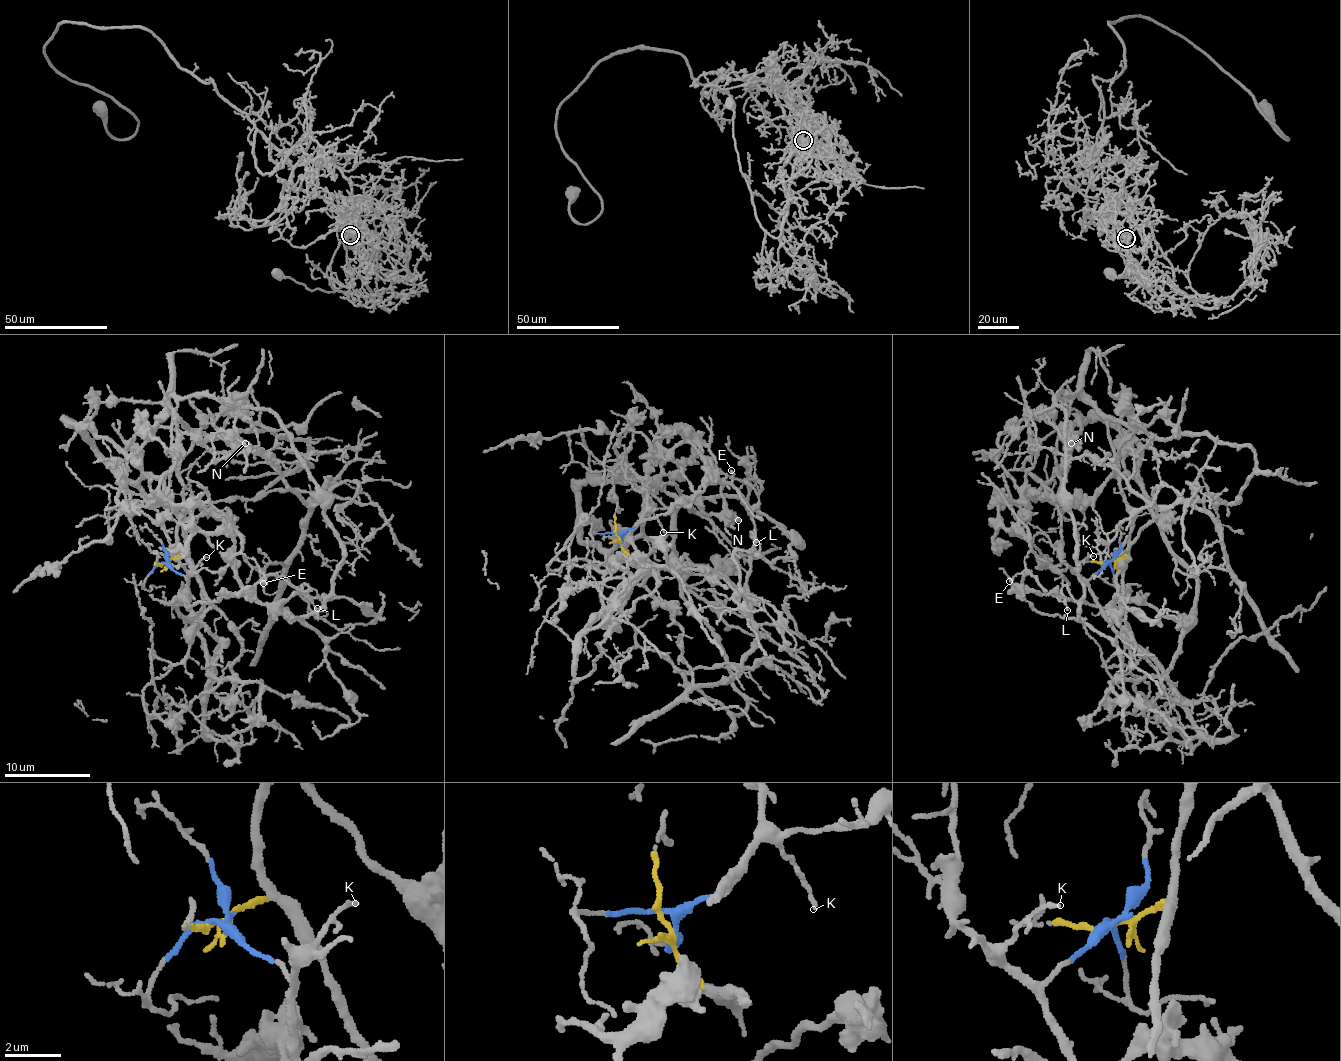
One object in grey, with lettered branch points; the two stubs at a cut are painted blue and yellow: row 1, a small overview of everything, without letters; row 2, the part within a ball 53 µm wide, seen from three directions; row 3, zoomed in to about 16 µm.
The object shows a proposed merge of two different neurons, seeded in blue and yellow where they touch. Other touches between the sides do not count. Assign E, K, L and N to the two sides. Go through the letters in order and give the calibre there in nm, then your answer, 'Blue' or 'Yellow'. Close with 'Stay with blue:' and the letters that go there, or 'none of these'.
E: Thickness 180 nm. Blue
K: Thickness 130 nm. Blue
L: Thickness 140 nm. Yellow
N: Thickness 500 nm. Yellow
Stay with blue: E, K

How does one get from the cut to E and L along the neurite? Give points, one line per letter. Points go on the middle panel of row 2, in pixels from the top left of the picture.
E: (620, 537), (634, 529), (640, 518), (665, 507), (682, 505), (703, 486), (729, 482), (734, 474), (730, 470)
L: (618, 537), (642, 559), (682, 504), (742, 496), (792, 534), (793, 555), (770, 561), (756, 542)

